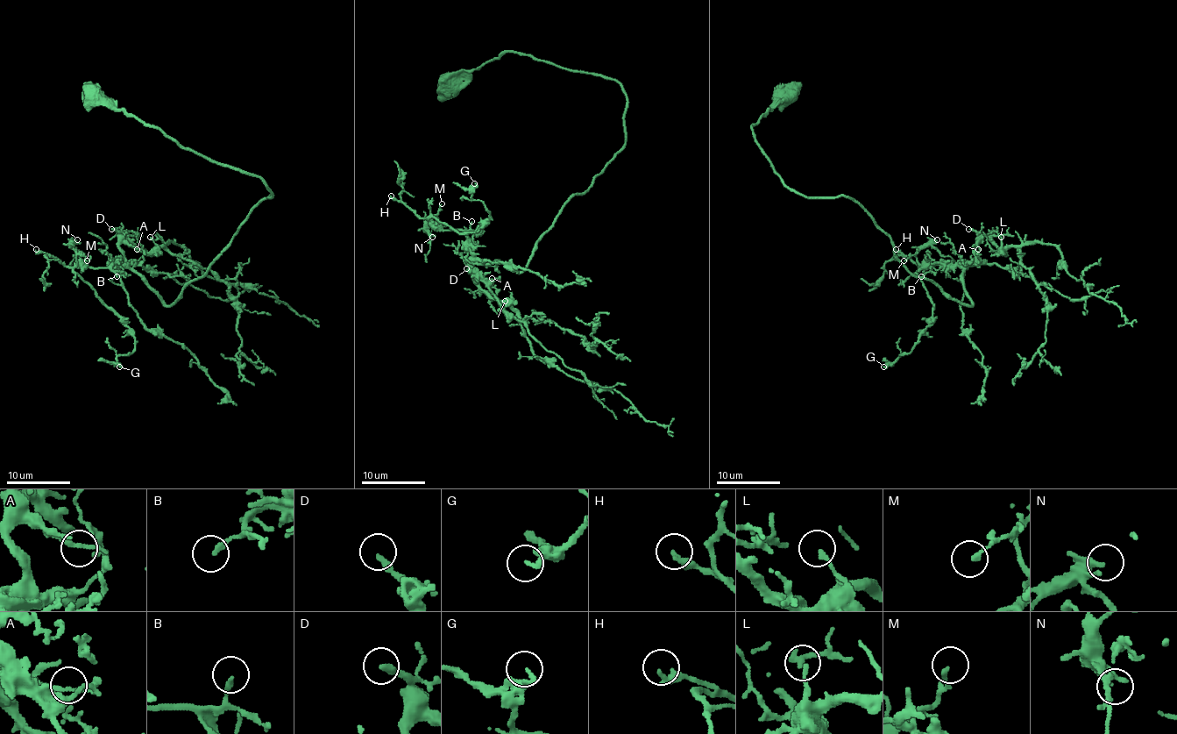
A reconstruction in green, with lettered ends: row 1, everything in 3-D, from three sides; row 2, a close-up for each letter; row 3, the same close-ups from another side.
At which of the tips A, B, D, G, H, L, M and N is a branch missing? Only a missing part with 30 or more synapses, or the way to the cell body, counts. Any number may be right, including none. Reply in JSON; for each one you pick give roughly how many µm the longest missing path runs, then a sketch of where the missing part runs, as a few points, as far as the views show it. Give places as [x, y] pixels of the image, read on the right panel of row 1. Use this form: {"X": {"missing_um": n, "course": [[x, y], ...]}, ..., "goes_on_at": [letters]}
{"D": {"missing_um": 15, "course": [[968, 229], [967, 247], [931, 247], [927, 251]]}, "goes_on_at": ["D"]}

